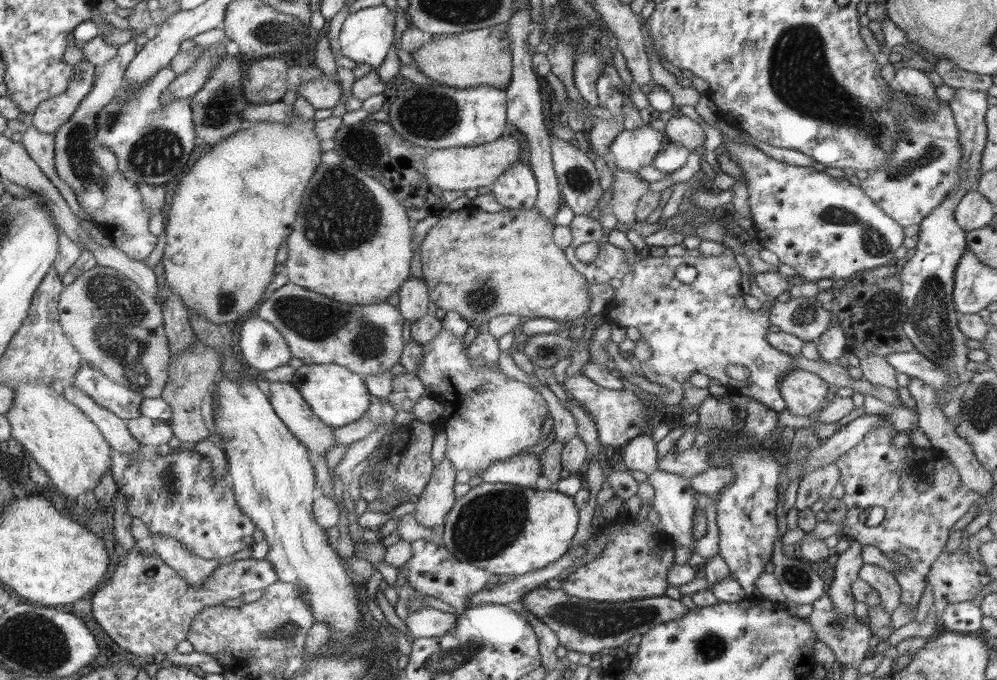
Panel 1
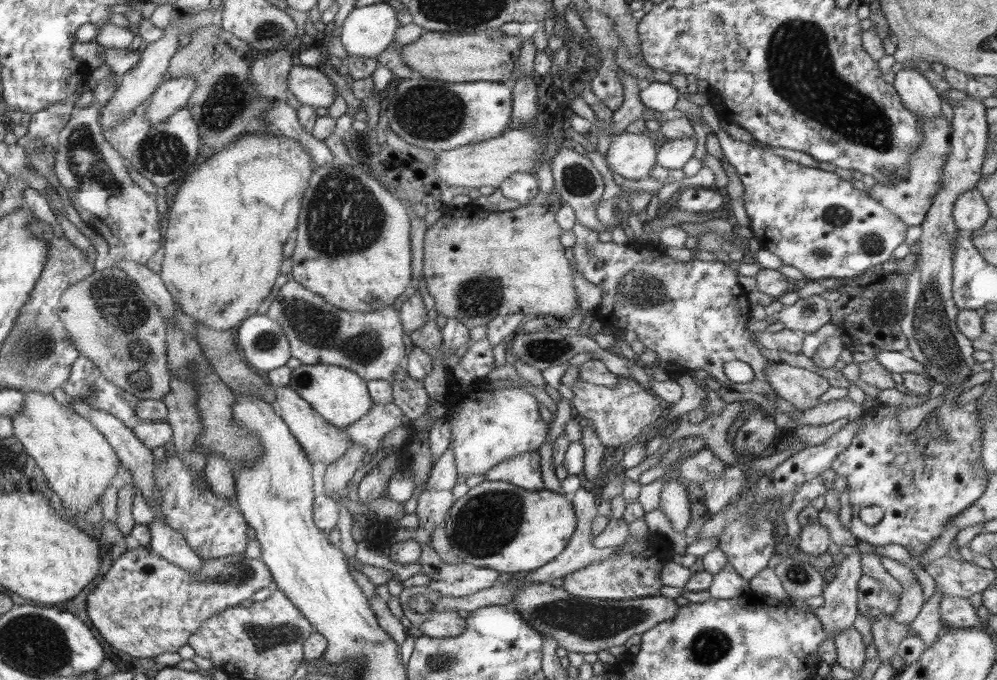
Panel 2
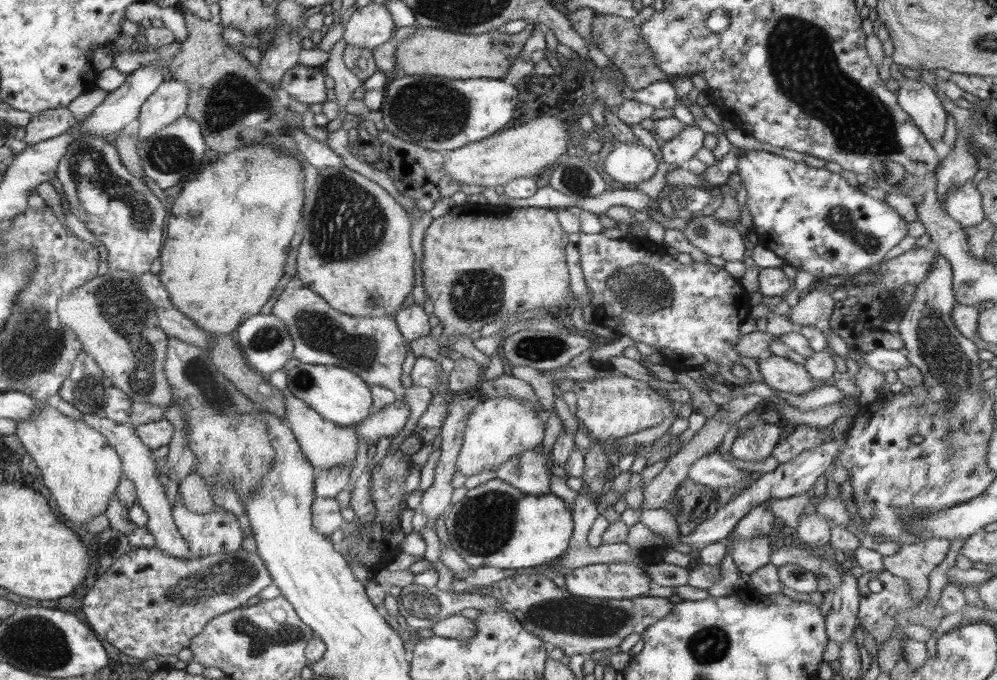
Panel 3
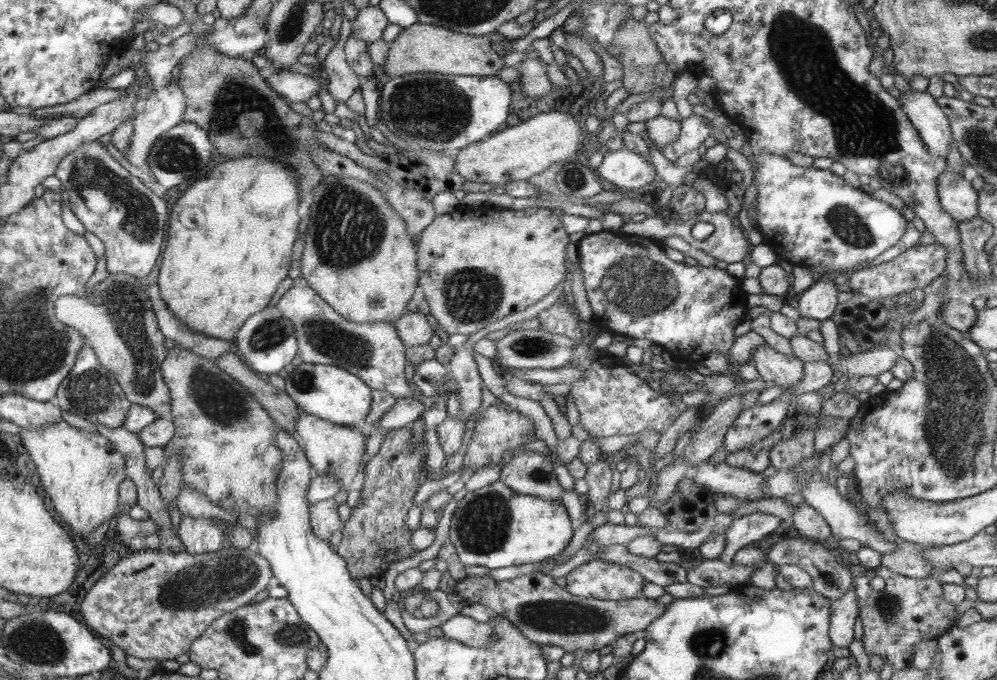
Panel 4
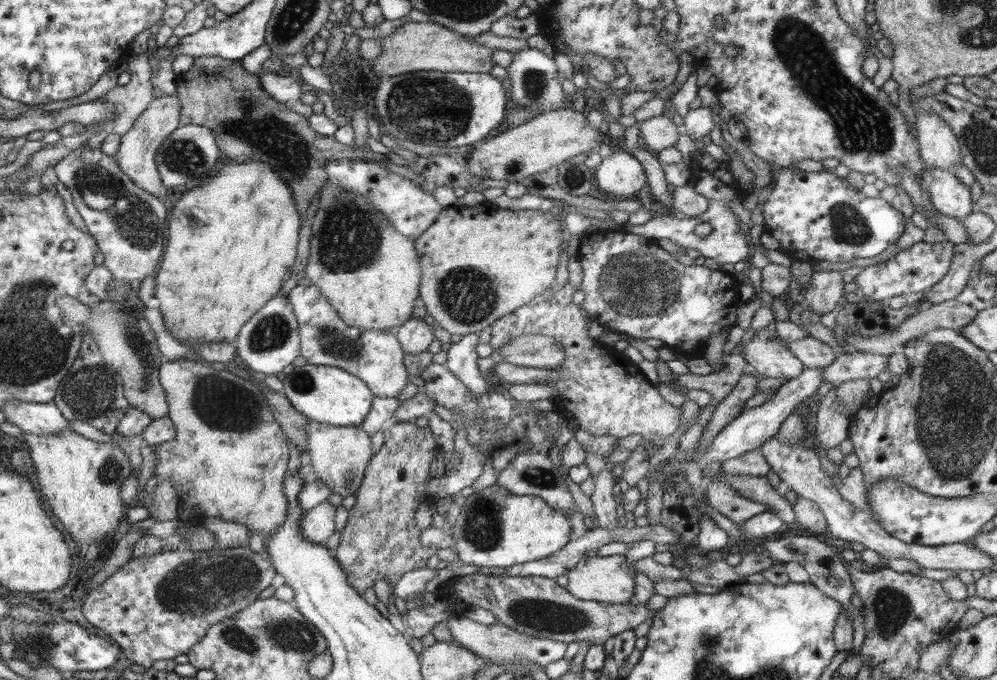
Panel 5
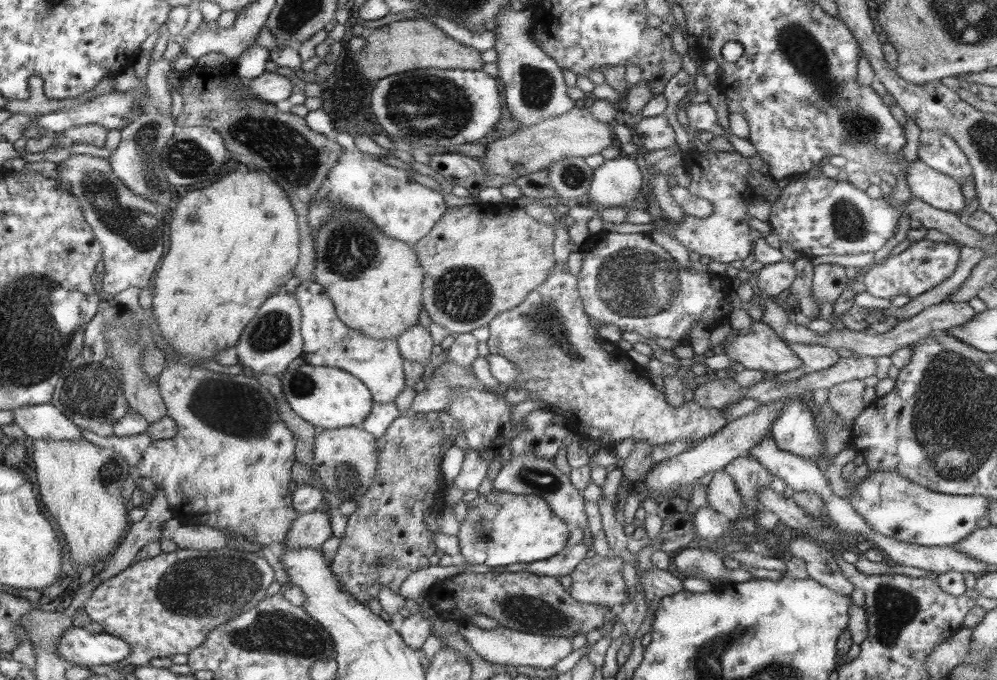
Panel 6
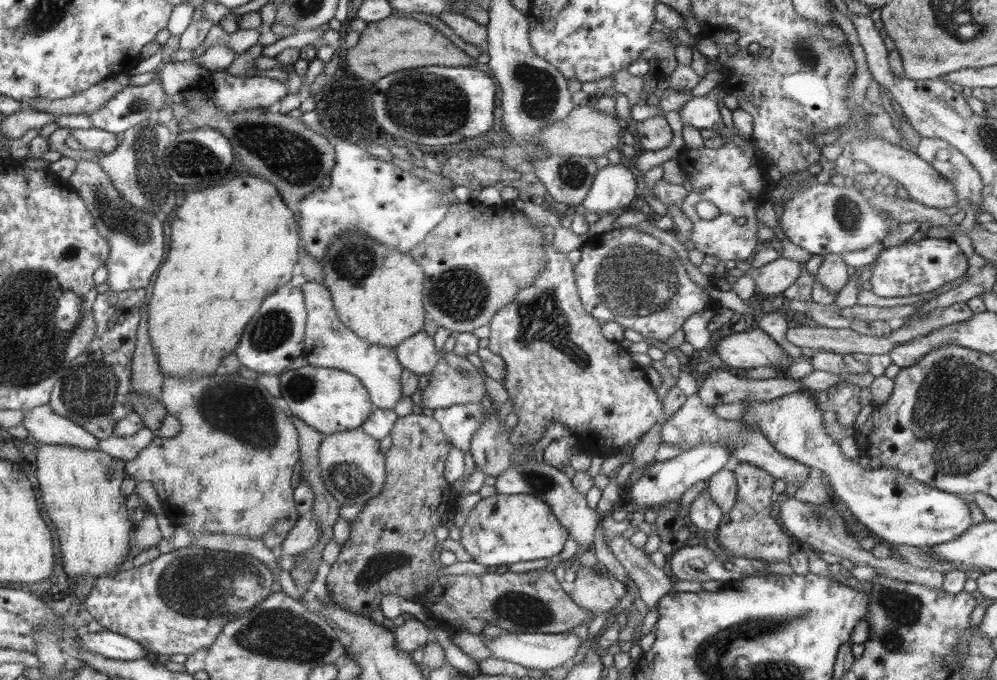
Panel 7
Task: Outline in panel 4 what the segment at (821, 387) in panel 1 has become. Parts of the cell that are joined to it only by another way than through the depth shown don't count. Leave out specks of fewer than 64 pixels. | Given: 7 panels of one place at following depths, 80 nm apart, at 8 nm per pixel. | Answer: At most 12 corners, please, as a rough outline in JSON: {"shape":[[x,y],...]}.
{"shape":[[768,343],[750,360],[762,381],[784,390],[804,376],[793,352]]}

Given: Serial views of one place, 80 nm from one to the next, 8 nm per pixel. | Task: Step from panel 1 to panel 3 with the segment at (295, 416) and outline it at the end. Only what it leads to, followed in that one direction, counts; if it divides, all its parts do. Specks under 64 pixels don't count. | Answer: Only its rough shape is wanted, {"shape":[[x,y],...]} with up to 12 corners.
{"shape":[[288,391],[285,422],[305,457],[330,469],[355,461],[360,438]]}

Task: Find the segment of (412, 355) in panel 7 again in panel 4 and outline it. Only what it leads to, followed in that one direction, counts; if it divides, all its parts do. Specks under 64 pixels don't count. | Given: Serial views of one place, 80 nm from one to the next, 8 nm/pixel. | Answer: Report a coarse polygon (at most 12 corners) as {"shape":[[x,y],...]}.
{"shape":[[407,310],[393,325],[406,346],[434,336],[419,310]]}

